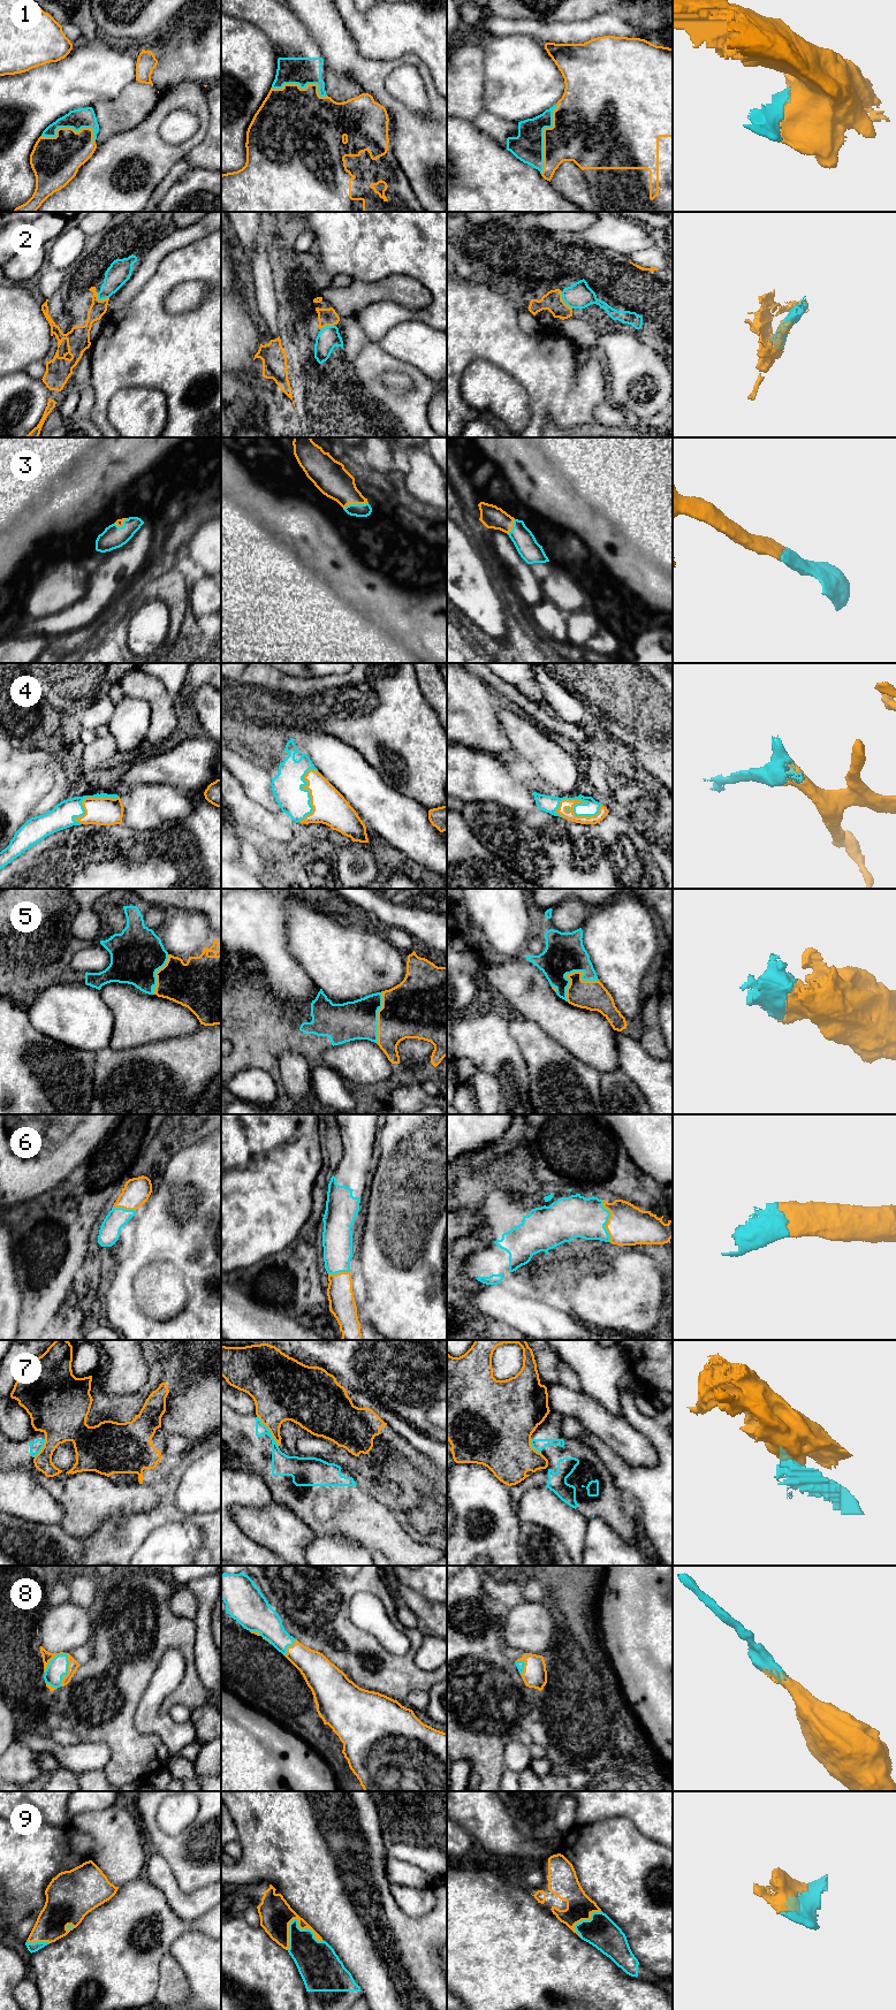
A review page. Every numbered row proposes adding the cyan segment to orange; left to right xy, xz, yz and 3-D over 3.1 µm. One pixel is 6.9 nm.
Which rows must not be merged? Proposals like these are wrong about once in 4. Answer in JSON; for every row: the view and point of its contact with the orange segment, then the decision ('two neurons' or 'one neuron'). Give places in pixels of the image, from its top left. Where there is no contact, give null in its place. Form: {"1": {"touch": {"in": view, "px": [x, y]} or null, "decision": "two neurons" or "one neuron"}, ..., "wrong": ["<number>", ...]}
{"1": {"touch": {"in": "yz", "px": [544, 137]}, "decision": "one neuron"}, "2": {"touch": {"in": "yz", "px": [562, 301]}, "decision": "two neurons"}, "3": {"touch": {"in": "xz", "px": [355, 503]}, "decision": "one neuron"}, "4": {"touch": {"in": "yz", "px": [574, 805]}, "decision": "one neuron"}, "5": {"touch": {"in": "yz", "px": [574, 972]}, "decision": "one neuron"}, "6": {"touch": {"in": "yz", "px": [608, 1220]}, "decision": "one neuron"}, "7": {"touch": {"in": "xz", "px": [270, 1431]}, "decision": "two neurons"}, "8": {"touch": {"in": "xy", "px": [68, 1670]}, "decision": "one neuron"}, "9": {"touch": {"in": "xz", "px": [304, 1928]}, "decision": "one neuron"}, "wrong": ["2", "7"]}

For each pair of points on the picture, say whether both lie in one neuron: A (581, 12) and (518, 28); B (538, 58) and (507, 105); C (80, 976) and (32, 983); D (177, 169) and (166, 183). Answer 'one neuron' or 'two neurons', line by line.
A: two neurons
B: one neuron
C: one neuron
D: one neuron

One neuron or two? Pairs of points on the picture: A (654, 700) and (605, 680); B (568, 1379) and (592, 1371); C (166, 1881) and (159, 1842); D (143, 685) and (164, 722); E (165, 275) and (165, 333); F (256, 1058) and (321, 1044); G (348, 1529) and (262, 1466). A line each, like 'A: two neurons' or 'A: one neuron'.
A: one neuron
B: two neurons
C: two neurons
D: one neuron
E: one neuron
F: one neuron
G: one neuron

